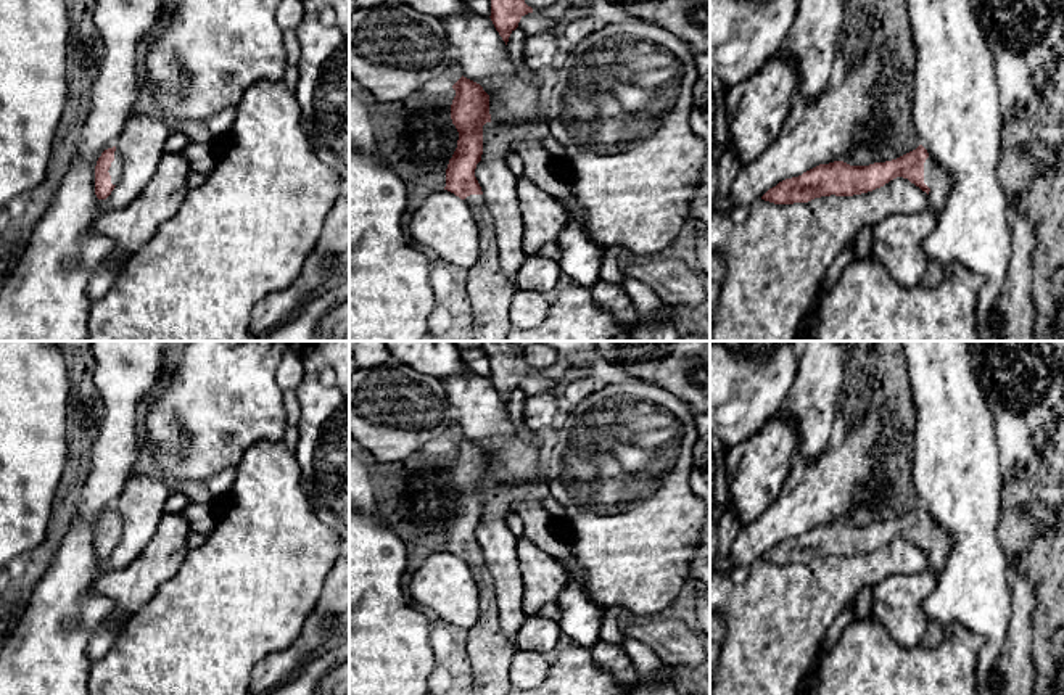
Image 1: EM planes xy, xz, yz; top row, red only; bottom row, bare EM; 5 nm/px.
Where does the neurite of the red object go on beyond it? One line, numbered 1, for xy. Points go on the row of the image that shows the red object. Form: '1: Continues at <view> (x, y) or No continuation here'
1: Continues at xy (115, 171)

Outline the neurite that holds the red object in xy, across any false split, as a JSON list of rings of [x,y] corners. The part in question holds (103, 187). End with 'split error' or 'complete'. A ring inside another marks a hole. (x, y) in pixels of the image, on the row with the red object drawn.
[[[116,146],[101,153],[95,166],[95,195],[106,199],[122,174],[122,156]]]; split error

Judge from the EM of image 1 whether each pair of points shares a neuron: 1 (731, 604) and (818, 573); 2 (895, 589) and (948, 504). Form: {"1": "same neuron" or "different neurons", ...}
{"1": "same neuron", "2": "different neurons"}

